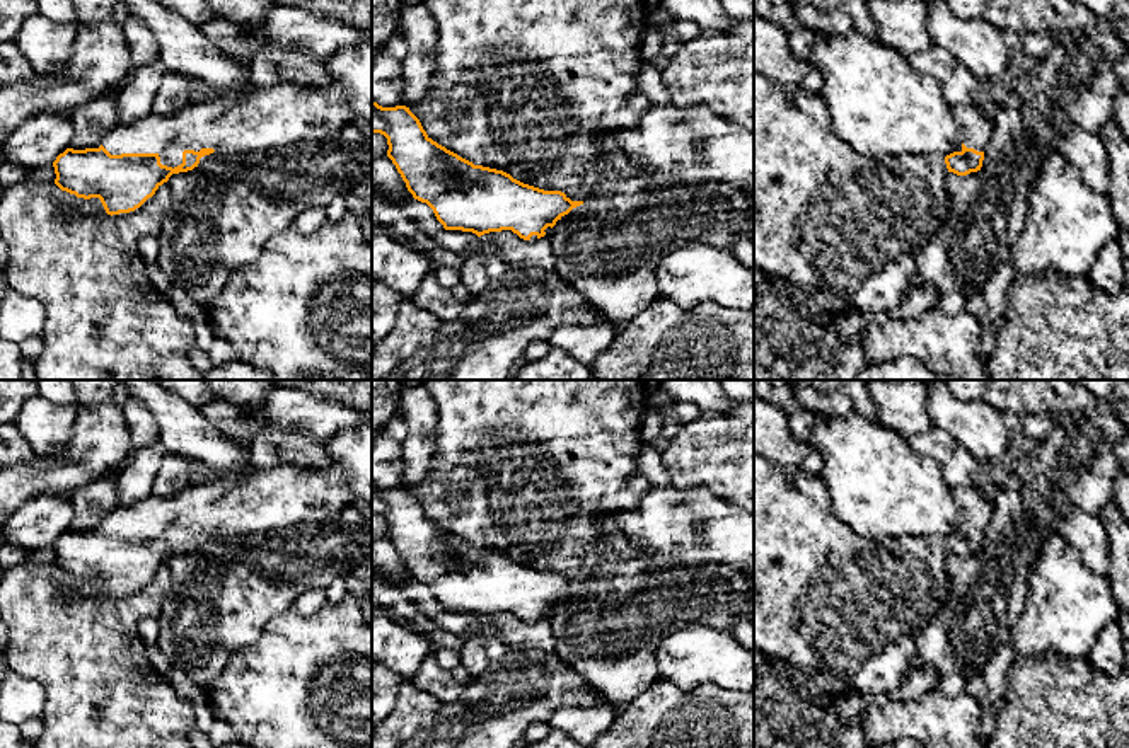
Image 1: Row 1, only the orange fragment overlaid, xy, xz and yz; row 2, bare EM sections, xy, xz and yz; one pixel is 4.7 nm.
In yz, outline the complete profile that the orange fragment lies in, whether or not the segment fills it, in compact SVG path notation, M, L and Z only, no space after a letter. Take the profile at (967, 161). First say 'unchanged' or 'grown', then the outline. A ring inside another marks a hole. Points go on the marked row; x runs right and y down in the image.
grown | M972 104L952 106L952 116L962 138L962 150L945 157L947 169L957 175L977 172L991 141L993 121Z

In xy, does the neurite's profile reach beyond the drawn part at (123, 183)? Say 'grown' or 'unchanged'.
grown

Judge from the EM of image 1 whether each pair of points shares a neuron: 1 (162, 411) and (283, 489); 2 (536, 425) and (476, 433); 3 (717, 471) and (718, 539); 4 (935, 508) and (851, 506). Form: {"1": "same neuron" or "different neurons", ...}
{"1": "different neurons", "2": "same neuron", "3": "different neurons", "4": "same neuron"}

